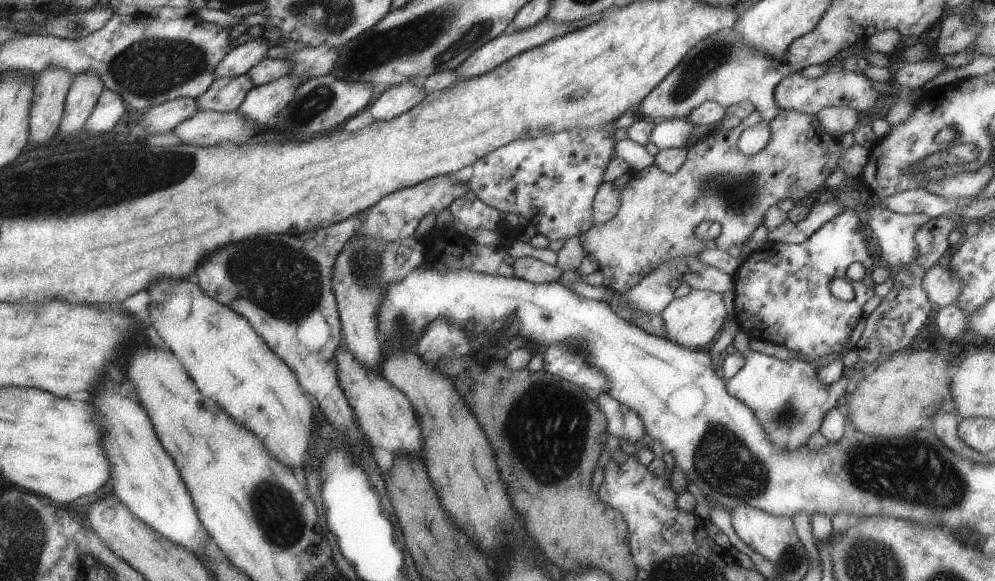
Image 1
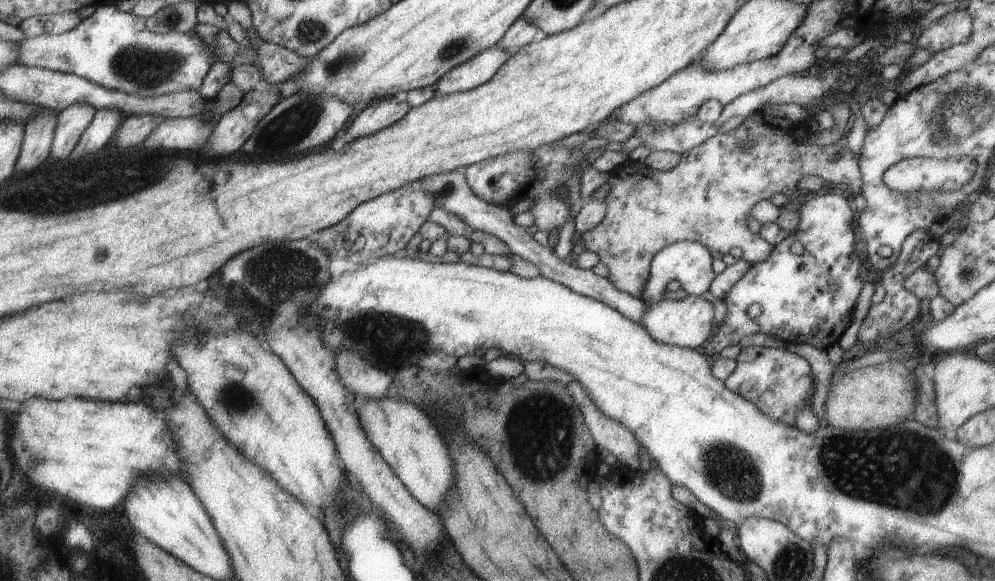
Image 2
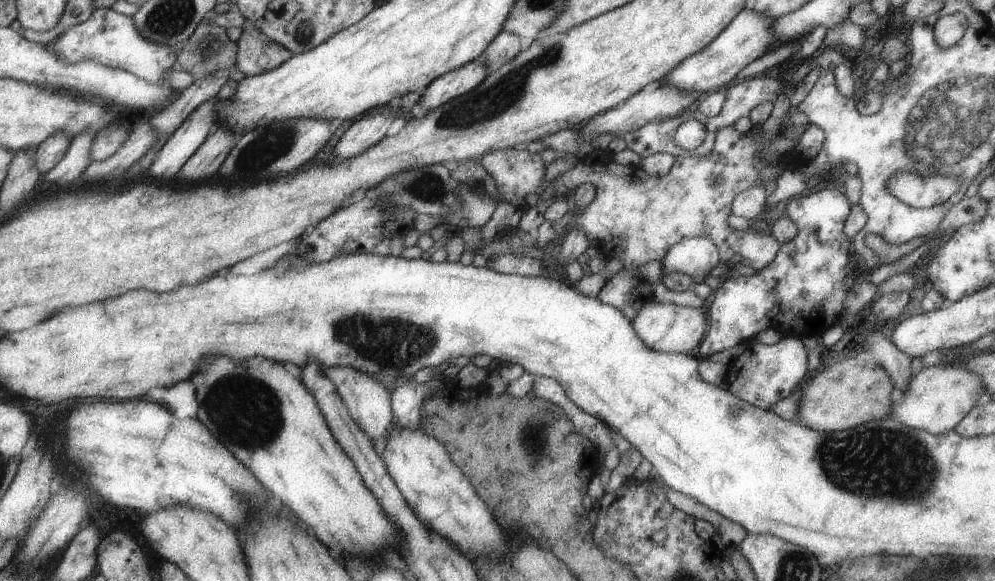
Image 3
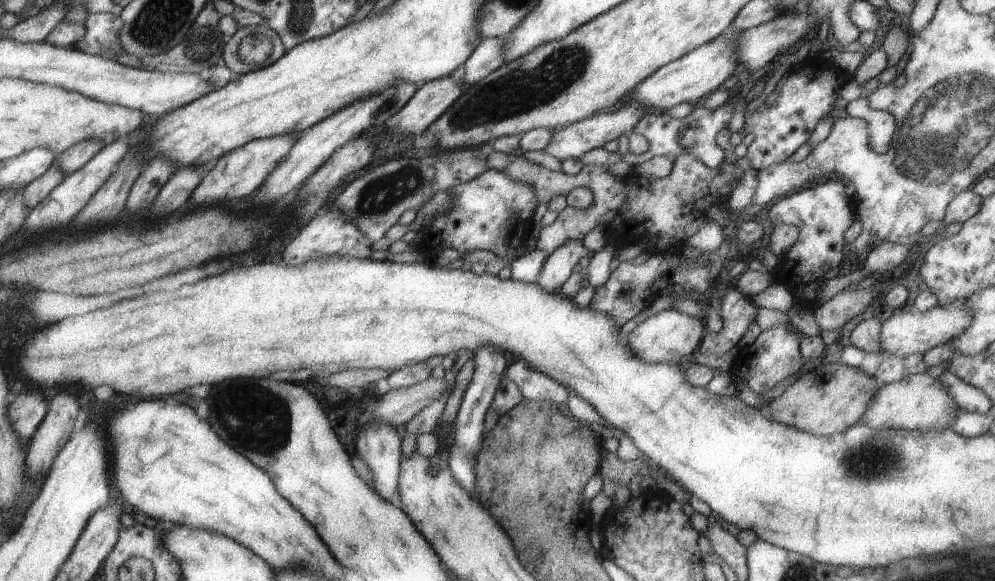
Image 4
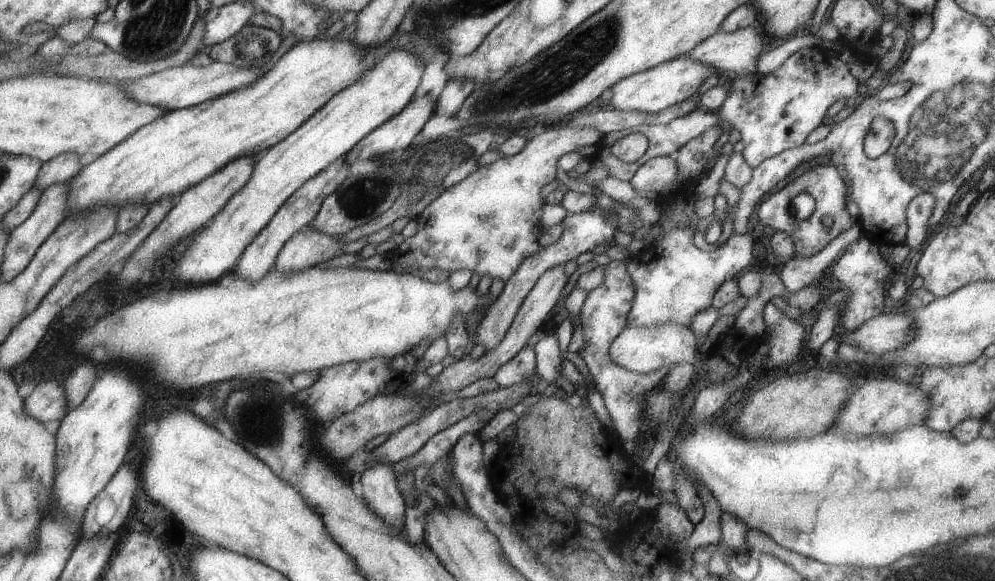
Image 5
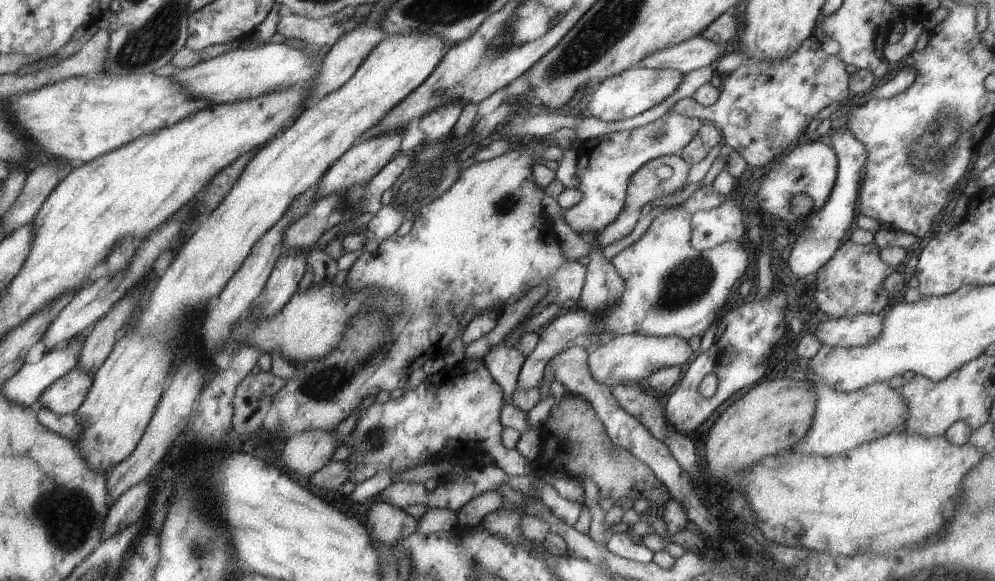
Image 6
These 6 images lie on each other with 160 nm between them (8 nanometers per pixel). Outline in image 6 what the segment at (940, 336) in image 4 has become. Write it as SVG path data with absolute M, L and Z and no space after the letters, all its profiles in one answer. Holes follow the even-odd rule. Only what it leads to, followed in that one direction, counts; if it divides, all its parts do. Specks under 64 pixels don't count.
M858 314L829 318L817 324L813 334L822 345L832 347L864 347L879 336L884 318L879 314Z

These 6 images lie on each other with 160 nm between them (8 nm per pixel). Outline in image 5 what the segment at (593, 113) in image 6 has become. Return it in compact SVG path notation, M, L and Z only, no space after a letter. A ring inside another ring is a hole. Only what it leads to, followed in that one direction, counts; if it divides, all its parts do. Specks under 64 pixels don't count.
M682 55L615 82L609 88L611 95L607 100L607 104L612 106L613 110L619 110L619 112L629 112L631 110L643 113L657 113L669 106L673 106L673 104L677 104L677 102L696 97L699 84L705 78L709 78L714 71L715 69L711 68L711 66L705 66L701 62L695 62L695 60Z

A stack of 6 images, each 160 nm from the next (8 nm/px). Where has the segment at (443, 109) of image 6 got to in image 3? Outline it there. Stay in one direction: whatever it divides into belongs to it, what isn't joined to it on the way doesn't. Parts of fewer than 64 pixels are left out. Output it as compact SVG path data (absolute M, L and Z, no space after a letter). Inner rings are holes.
M501 31L487 45L487 48L475 61L483 61L486 64L488 74L497 70L502 64L509 62L519 52L519 37L512 32Z

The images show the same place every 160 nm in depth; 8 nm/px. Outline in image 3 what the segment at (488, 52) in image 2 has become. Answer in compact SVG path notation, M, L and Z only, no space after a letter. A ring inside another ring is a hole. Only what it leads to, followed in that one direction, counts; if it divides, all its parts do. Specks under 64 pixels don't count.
M471 61L450 70L432 80L423 89L421 108L427 112L453 97L467 94L481 84L487 75L486 64L483 61Z

